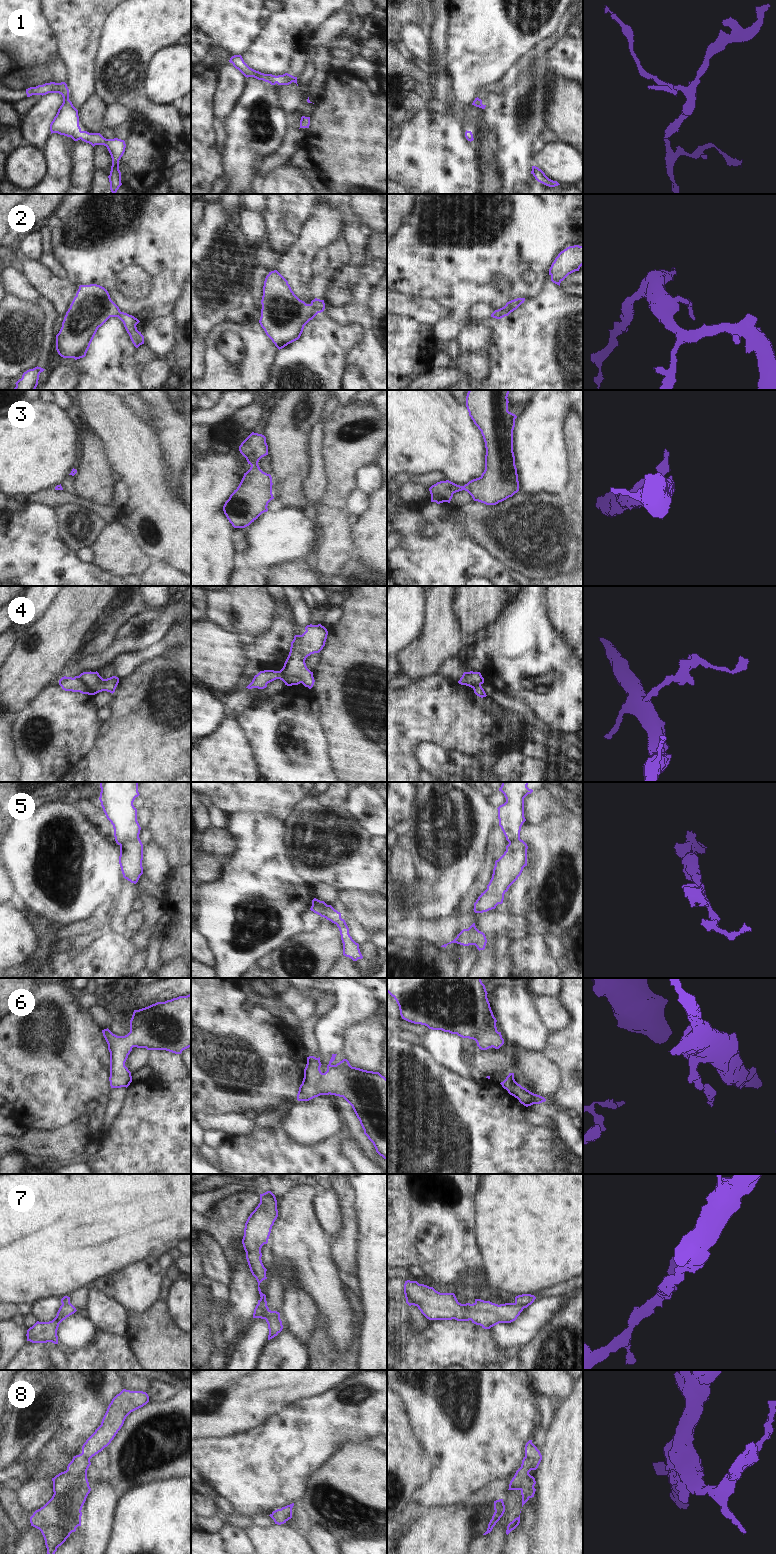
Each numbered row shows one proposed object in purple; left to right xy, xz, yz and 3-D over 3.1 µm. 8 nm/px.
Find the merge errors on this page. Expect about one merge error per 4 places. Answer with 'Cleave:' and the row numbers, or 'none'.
Cleave: 4, 5

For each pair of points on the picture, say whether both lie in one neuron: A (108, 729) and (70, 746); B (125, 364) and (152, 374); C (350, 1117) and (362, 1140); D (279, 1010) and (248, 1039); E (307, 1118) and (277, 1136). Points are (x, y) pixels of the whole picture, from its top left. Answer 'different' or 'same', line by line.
A: different
B: different
C: same
D: different
E: different

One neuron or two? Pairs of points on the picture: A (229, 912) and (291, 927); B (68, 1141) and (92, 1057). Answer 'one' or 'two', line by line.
A: one
B: two

